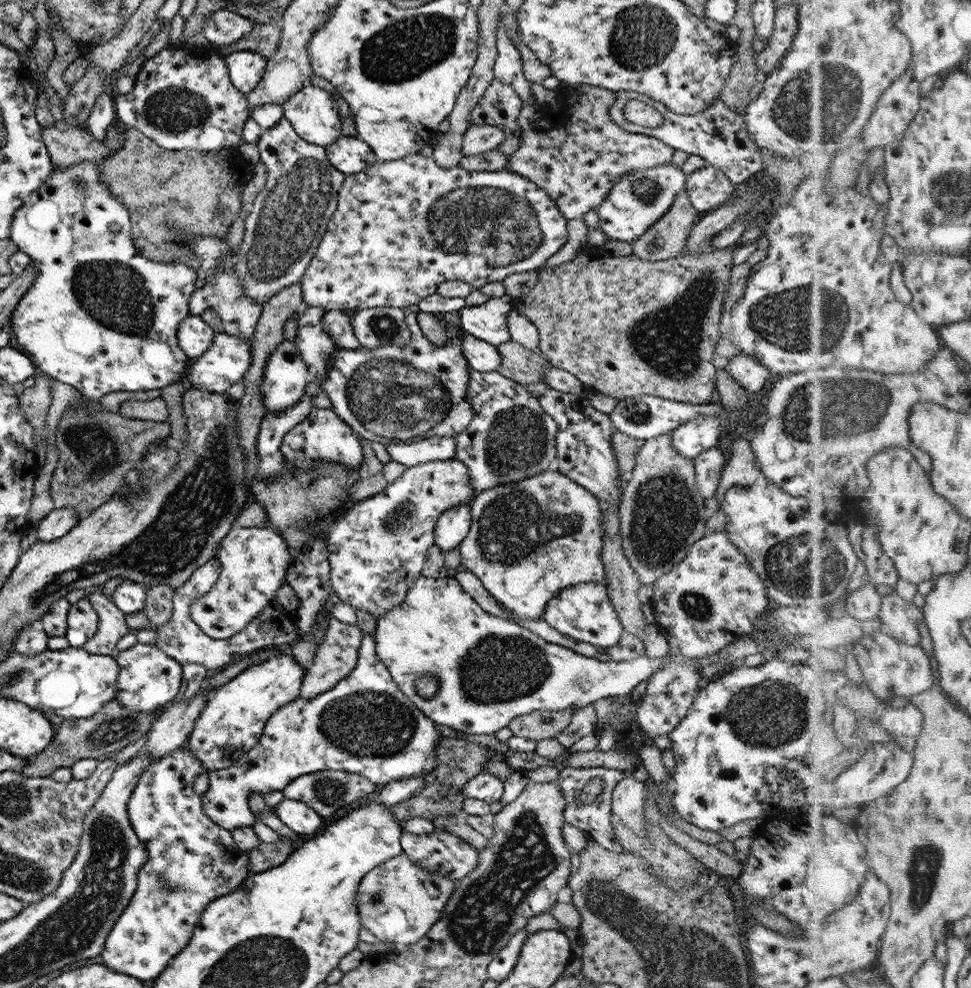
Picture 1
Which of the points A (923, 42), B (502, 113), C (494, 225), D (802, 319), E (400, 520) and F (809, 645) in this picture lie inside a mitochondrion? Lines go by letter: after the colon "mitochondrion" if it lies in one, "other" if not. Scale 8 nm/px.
A: other
B: other
C: mitochondrion
D: mitochondrion
E: mitochondrion
F: other

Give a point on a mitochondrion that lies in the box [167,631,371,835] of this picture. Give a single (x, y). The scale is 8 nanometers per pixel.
(328, 790)

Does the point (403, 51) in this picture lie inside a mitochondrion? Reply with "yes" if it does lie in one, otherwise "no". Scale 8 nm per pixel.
yes

